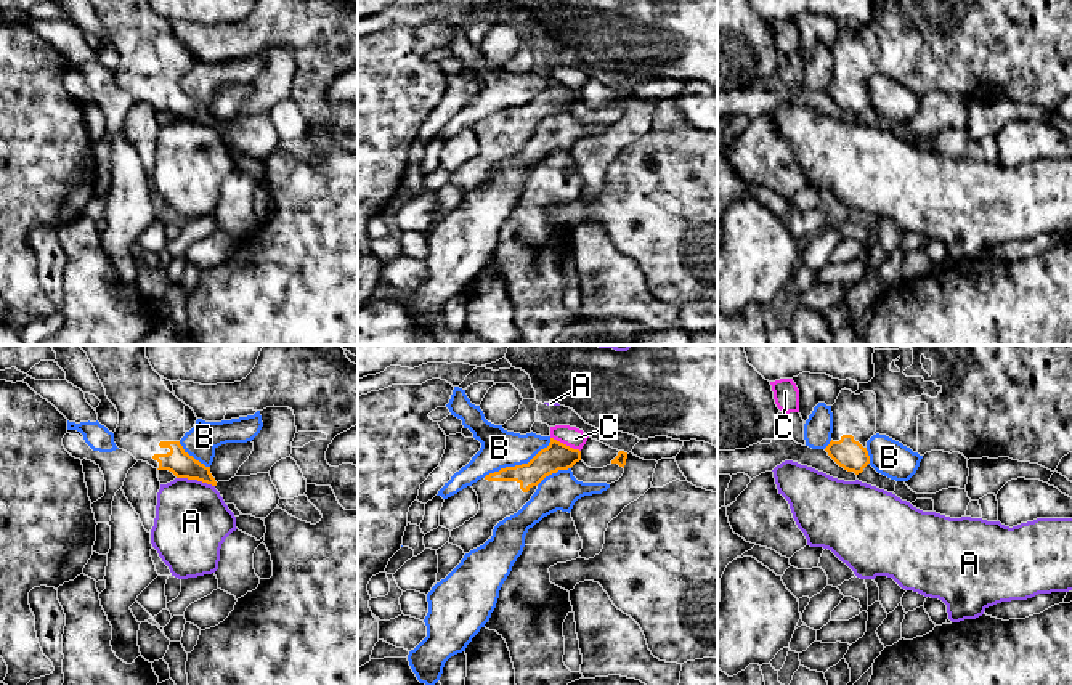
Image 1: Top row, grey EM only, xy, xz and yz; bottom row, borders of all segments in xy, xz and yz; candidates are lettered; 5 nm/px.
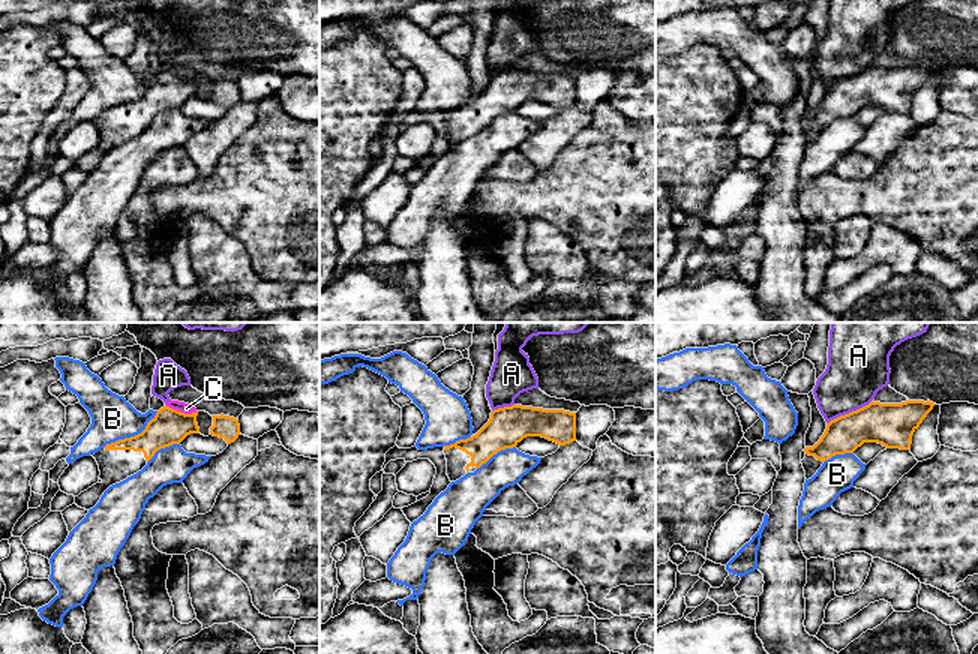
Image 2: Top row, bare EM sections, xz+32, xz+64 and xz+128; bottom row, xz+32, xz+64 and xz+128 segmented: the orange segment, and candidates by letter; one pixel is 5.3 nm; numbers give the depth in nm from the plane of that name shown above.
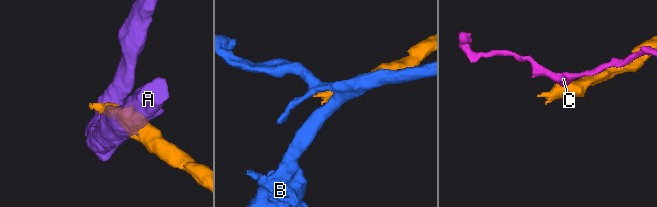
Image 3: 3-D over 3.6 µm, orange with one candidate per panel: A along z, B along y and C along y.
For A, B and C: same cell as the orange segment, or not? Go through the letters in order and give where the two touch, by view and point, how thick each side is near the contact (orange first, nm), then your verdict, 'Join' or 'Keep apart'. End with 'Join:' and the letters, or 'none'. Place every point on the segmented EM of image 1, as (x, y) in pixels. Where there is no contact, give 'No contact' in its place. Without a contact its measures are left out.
A: Touches orange at xy (196, 478). Thickness 130 nm (orange) against 380 nm. Keep apart
B: Touches orange at xz (519, 466). Thickness 140 nm (orange) against 190 nm. Keep apart
C: Touches orange at xz (565, 445). Thickness 140 nm (orange) against 100 nm. Keep apart
Join: none

